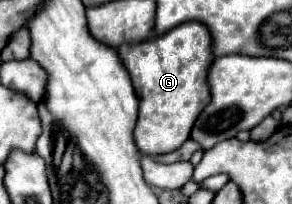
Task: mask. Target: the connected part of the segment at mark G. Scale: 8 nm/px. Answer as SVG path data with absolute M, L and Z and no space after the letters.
M185 22L151 40L137 42L137 44L121 44L117 50L131 74L133 88L139 98L139 120L135 126L135 144L139 152L157 156L157 154L177 150L189 138L197 114L203 112L203 108L211 98L207 74L215 56L213 56L213 38L209 36L209 28L205 28L205 24L201 22Z

